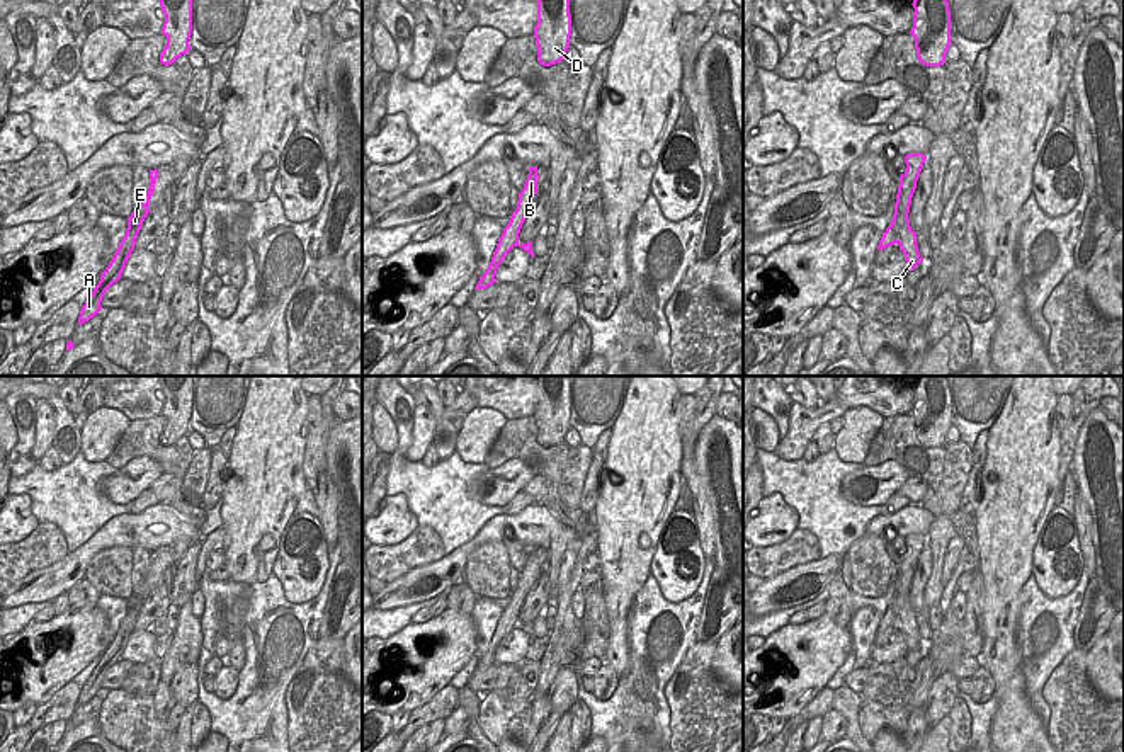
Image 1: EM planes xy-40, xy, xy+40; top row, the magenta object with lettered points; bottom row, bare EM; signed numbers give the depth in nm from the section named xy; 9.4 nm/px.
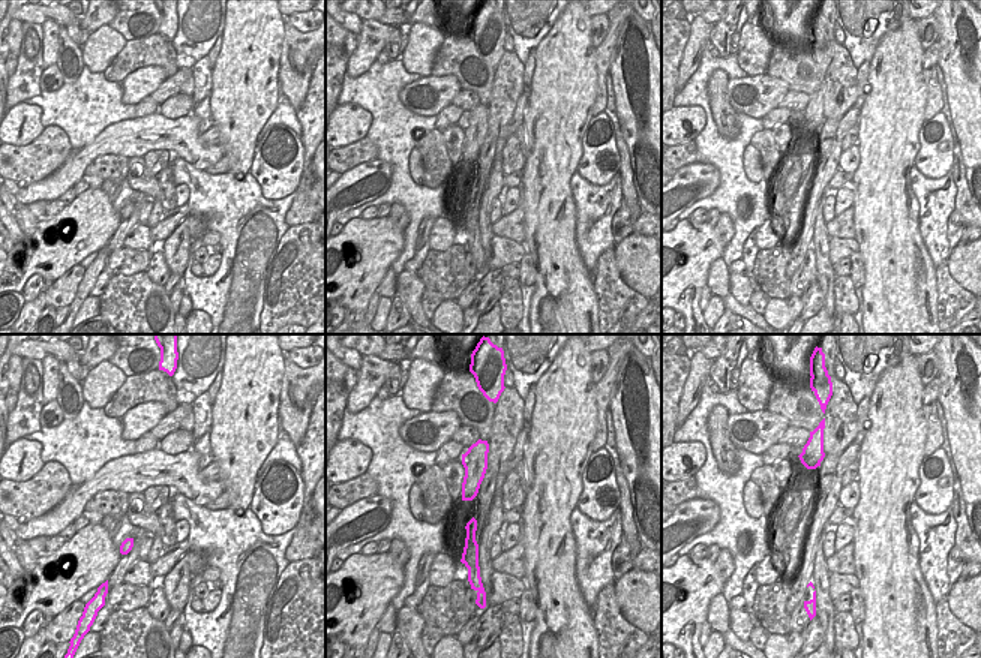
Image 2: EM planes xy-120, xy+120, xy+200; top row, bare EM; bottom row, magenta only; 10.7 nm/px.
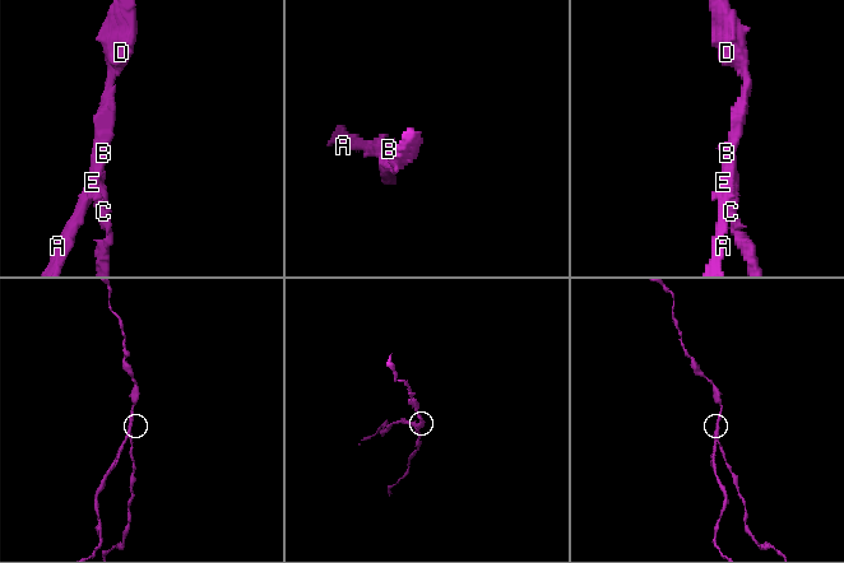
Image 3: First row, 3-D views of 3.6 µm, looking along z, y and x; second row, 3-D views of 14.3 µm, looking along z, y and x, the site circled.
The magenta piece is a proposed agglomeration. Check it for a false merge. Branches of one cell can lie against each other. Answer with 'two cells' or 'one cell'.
two cells

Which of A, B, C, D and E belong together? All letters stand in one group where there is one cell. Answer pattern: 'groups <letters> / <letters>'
groups A E / B C D

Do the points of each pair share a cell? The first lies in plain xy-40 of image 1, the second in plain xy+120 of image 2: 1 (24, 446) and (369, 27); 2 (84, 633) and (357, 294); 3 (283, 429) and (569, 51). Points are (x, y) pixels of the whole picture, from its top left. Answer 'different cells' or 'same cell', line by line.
1: different cells
2: same cell
3: same cell

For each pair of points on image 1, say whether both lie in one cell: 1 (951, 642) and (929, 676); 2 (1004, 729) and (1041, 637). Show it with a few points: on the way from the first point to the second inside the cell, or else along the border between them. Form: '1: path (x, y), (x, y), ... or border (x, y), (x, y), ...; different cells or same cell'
1: path (942, 650), (936, 667); same cell
2: border (1016, 640), (1024, 691), (1039, 717); different cells

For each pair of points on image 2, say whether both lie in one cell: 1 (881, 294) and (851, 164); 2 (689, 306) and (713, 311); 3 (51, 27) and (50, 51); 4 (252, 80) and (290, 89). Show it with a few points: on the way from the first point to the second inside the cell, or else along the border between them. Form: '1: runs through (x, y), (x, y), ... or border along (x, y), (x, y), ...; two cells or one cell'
1: border along (857, 144), (858, 167), (852, 173); two cells
2: border along (701, 312), (704, 318); two cells
3: runs through (50, 33), (50, 45); one cell
4: border along (282, 51), (278, 75), (279, 95); two cells

